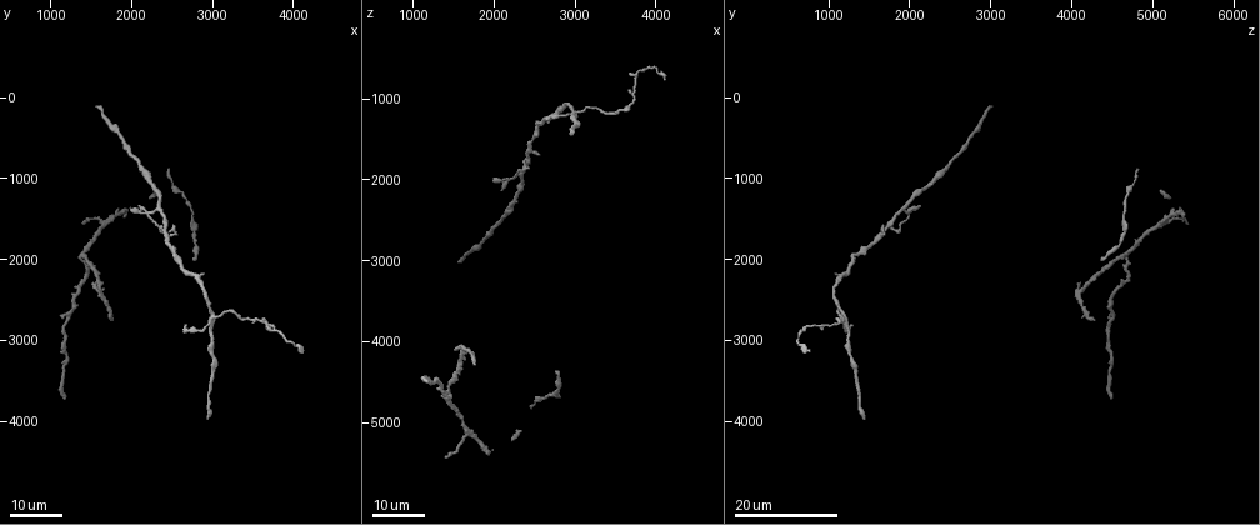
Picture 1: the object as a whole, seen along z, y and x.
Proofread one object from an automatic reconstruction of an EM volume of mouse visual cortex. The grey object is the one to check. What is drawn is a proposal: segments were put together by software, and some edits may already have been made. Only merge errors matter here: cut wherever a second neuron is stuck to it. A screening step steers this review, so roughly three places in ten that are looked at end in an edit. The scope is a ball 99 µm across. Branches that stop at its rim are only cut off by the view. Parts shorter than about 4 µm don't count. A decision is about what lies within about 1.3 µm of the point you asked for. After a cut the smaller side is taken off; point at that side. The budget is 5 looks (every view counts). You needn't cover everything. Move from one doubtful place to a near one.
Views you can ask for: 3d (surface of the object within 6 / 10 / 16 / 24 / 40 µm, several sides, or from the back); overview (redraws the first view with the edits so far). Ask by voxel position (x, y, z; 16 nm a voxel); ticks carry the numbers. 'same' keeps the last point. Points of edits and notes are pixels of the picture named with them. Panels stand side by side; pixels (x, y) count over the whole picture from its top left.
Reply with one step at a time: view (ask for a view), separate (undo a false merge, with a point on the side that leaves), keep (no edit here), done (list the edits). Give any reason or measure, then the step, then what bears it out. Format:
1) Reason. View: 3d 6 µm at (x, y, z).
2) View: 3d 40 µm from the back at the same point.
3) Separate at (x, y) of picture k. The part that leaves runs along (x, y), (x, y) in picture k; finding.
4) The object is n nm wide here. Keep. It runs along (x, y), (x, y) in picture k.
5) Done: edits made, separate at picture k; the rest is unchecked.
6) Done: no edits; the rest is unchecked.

Four-way junction. View: 3d 16 µm at (1650, 2400, 4150).

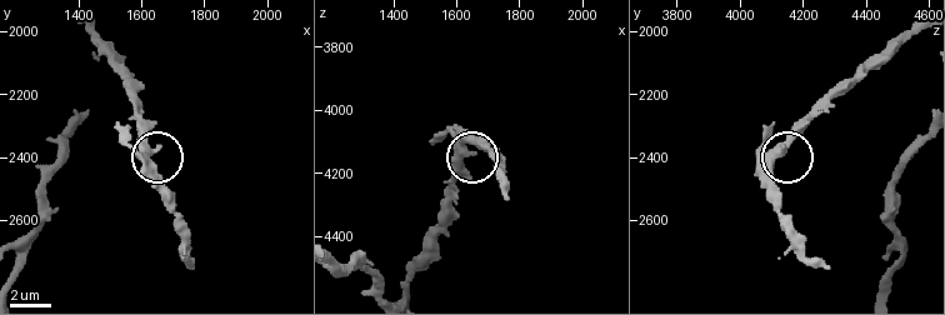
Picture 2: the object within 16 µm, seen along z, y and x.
Zoom in. View: 3d 10 µm at (1620, 2410, 4090).

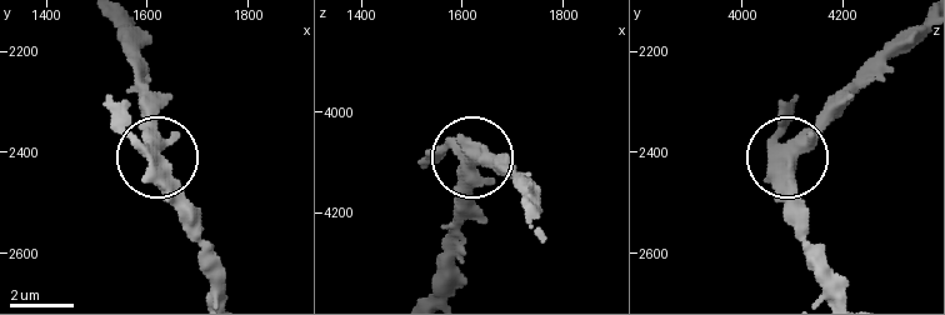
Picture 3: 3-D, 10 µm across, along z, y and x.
4 arms meet here. Keep. Continuous, no second neuron.

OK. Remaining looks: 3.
Four arms meet. View: 3d 24 µm at (2200, 1450, 2000).

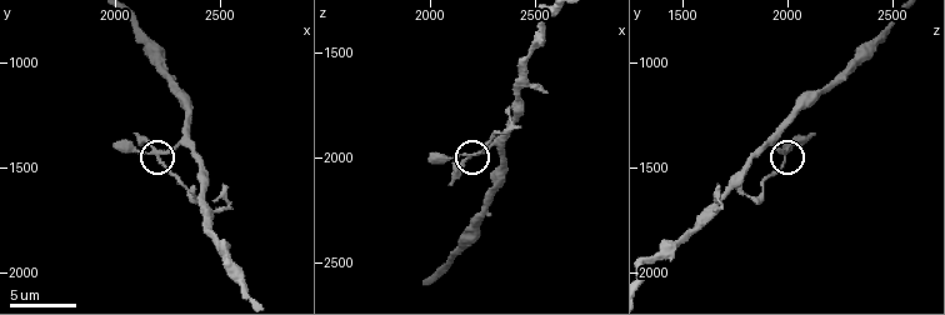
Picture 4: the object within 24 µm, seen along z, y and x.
View: 3d 10 µm at (2200, 1430, 1990).

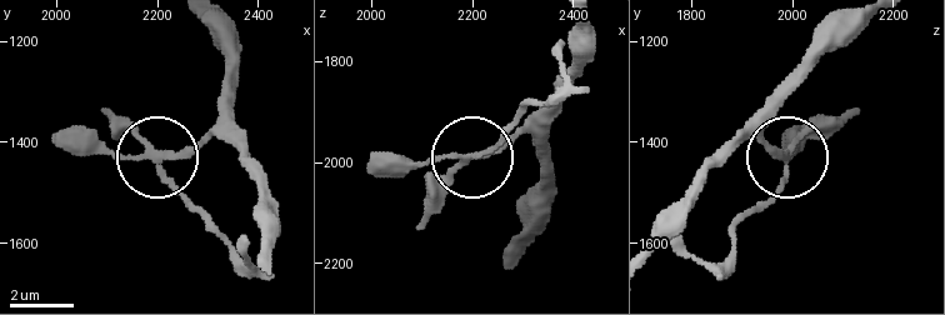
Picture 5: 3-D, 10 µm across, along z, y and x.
4 arms meet here. Separate at (116, 134) of picture 5. The part that leaves runs along (155, 159), (228, 245), (251, 261), (244, 239) in picture 5; two neurons meet here.

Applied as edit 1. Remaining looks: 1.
Done: edits made, separate at picture 5; the rest is unchecked.

